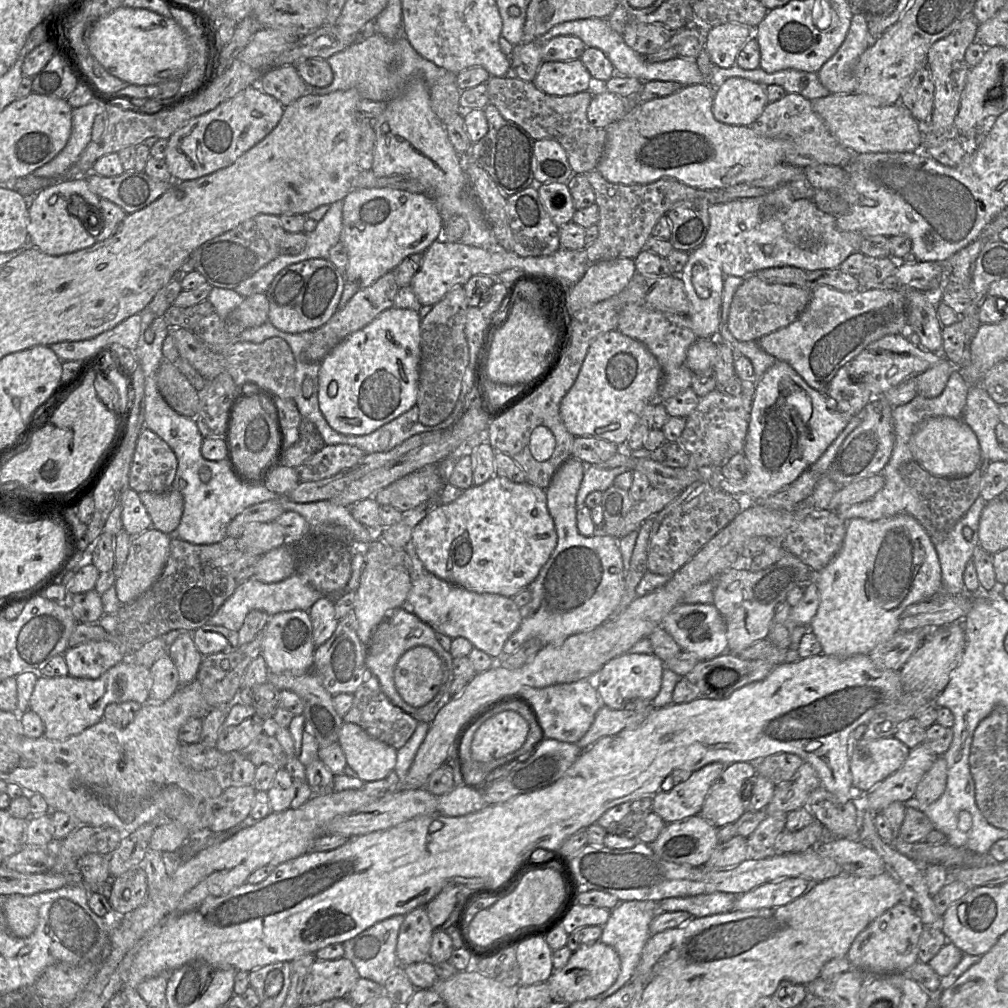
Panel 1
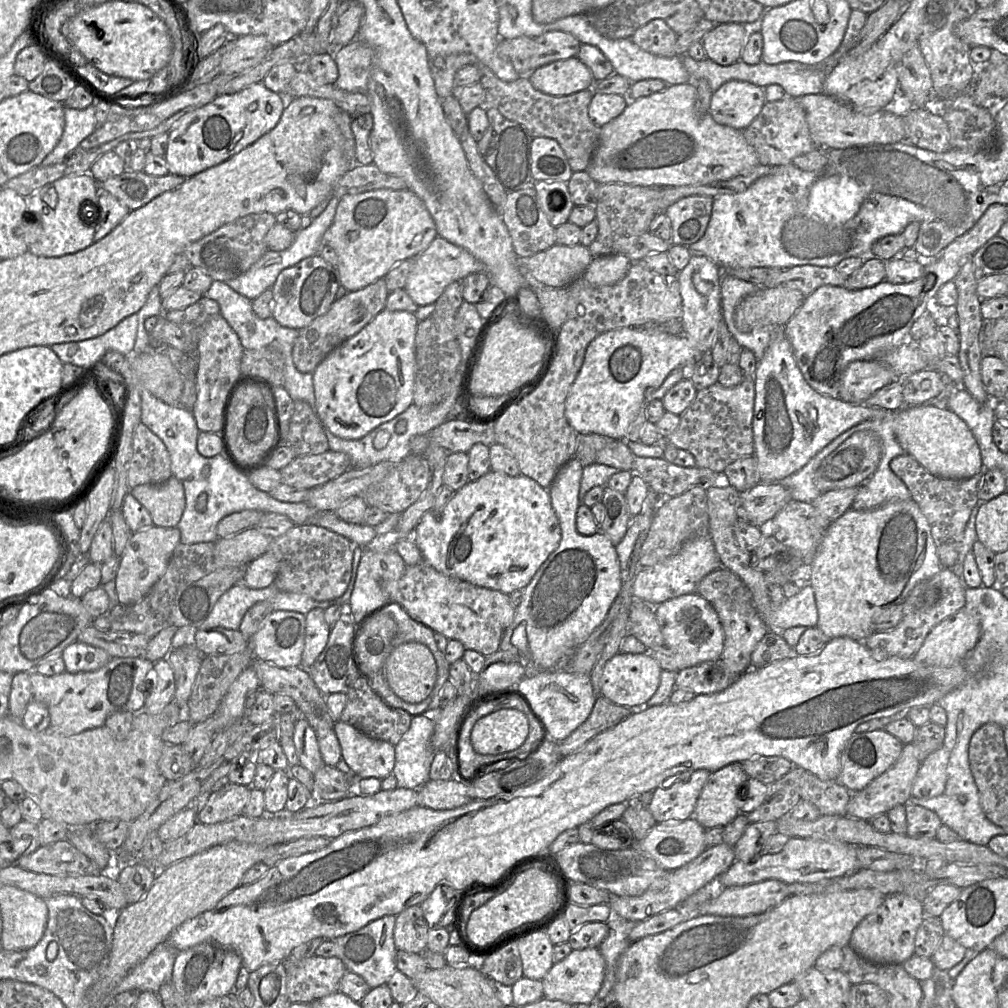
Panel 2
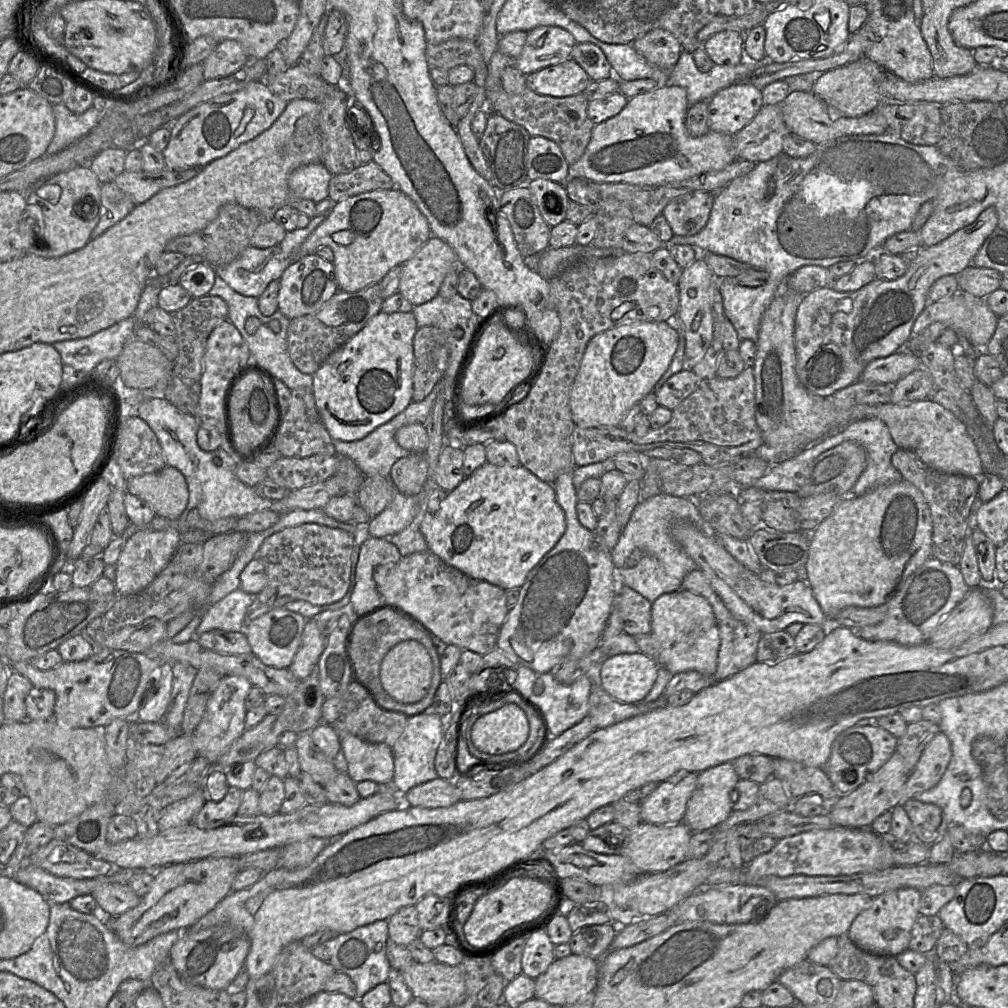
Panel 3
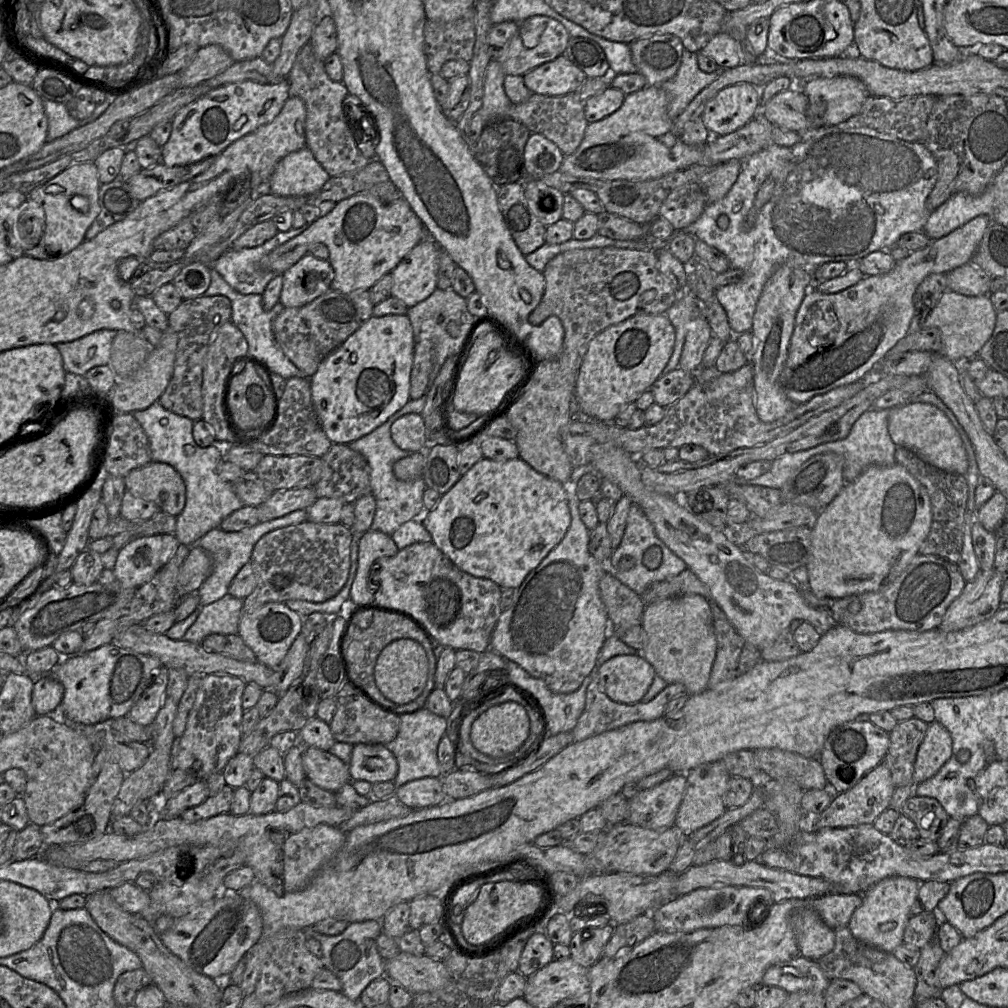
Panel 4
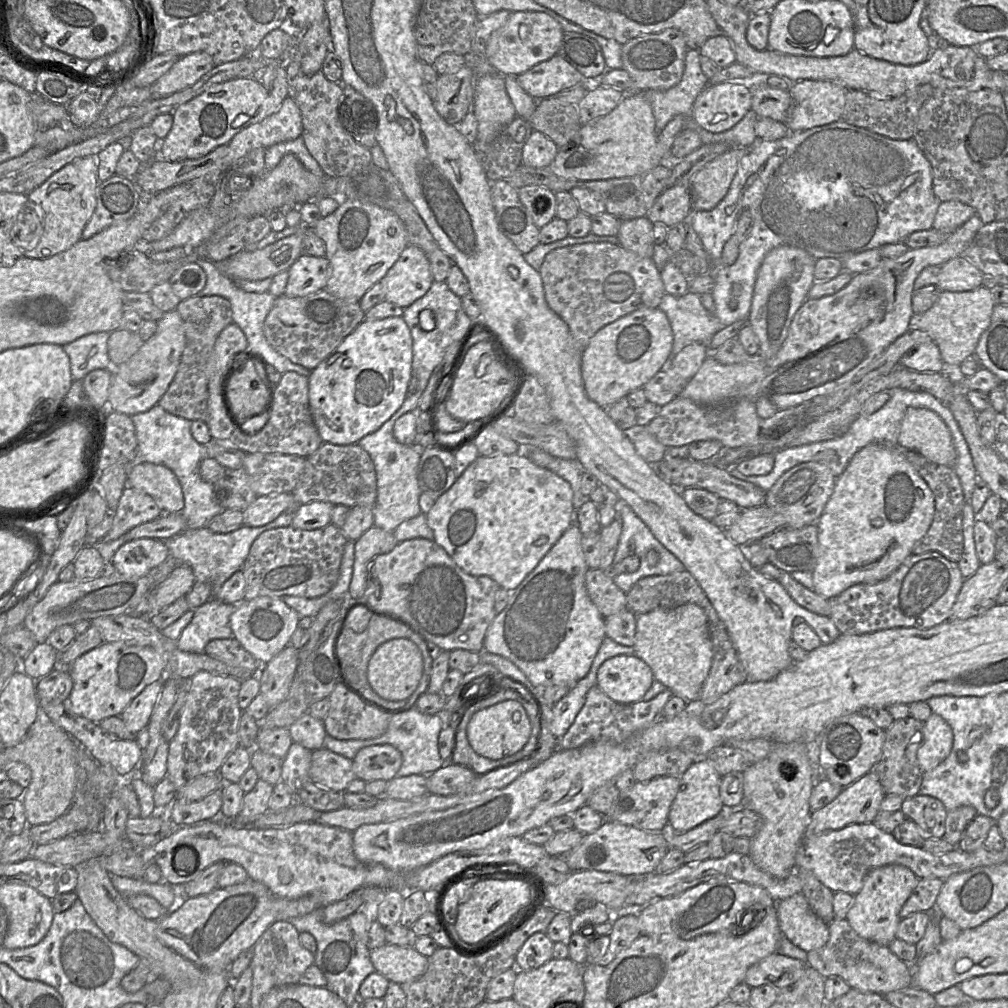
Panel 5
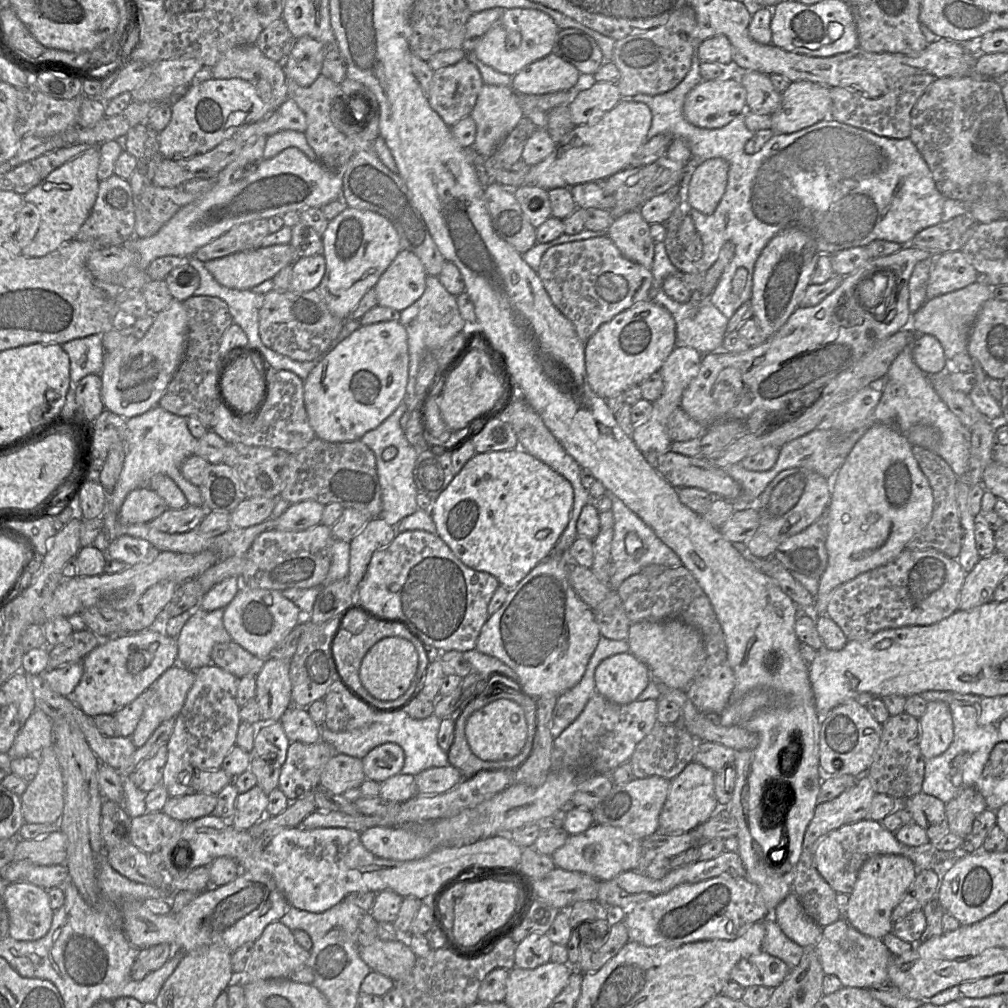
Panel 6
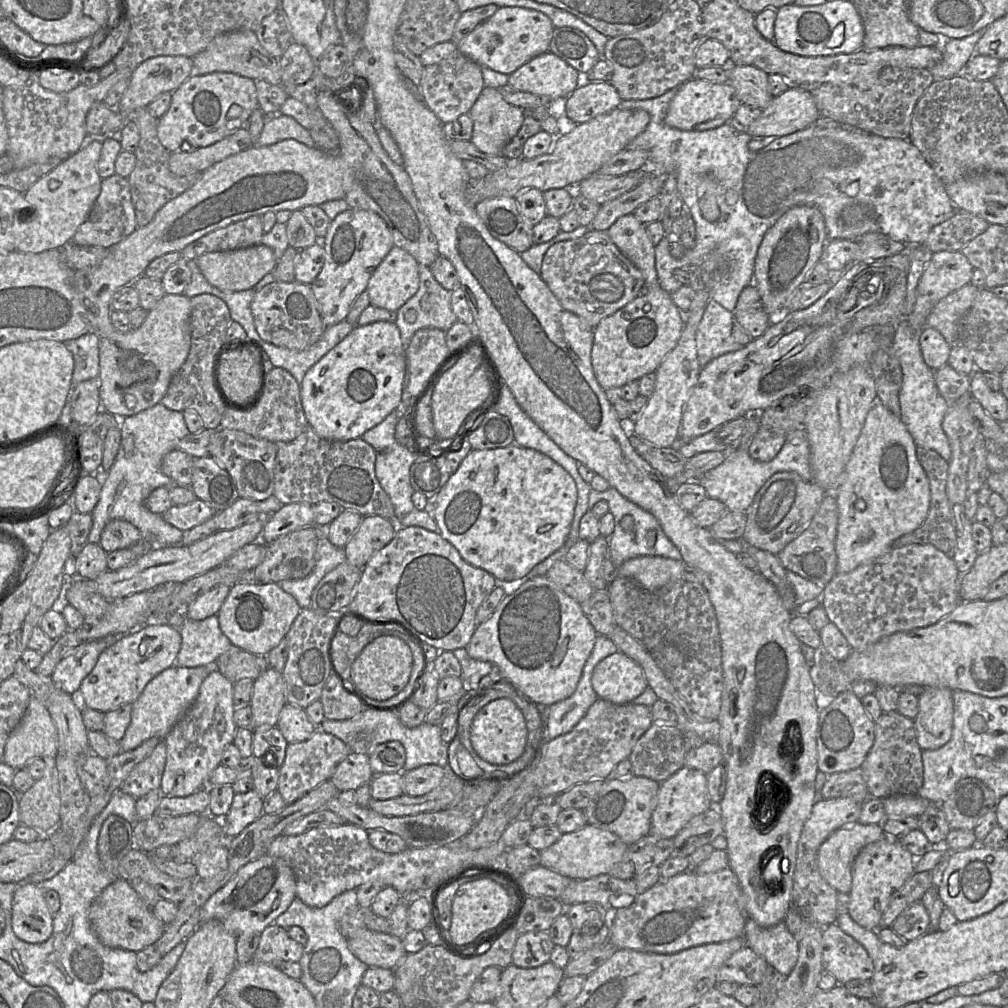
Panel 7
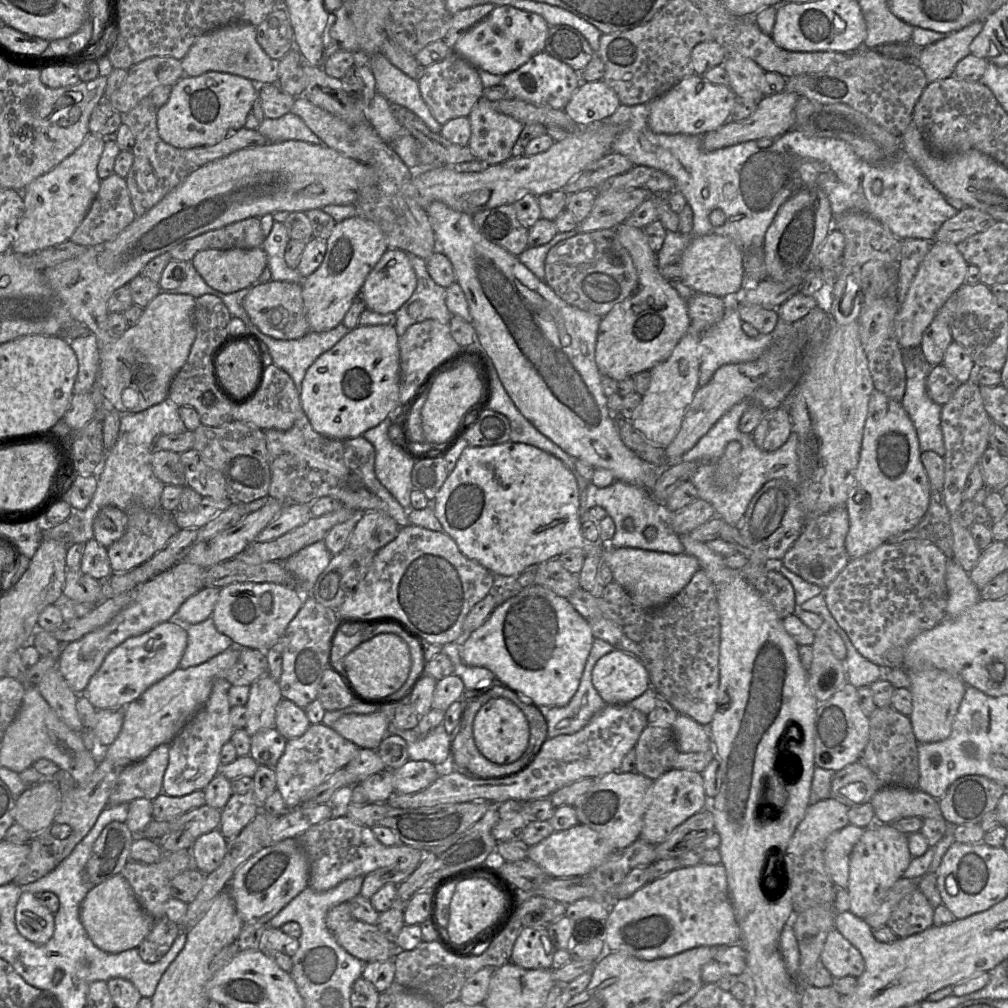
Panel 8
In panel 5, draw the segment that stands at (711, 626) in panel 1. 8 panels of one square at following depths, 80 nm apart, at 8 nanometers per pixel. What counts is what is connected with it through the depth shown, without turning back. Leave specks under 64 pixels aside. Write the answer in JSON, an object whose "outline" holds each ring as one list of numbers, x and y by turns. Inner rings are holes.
{"outline":[[689,603,638,615,633,648,635,655,651,668,654,679,674,695,686,702,699,699,713,659,707,616,701,607]]}

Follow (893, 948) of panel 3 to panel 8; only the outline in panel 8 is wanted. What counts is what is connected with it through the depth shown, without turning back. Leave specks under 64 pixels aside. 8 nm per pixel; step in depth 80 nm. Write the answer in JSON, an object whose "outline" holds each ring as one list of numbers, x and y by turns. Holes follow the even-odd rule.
{"outline":[[875,822,866,828,850,855,847,886,849,911,860,919,876,911,888,891,903,878,911,859,907,834,898,831,892,824]]}

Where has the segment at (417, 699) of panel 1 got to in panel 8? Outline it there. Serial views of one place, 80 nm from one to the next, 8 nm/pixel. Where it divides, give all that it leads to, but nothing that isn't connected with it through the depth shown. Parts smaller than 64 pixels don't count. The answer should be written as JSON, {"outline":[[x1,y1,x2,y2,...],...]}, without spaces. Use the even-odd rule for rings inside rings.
{"outline":[[393,633,378,634,361,643,343,660,346,677,362,695,388,696,398,691,406,682,411,669,410,650,406,642]]}

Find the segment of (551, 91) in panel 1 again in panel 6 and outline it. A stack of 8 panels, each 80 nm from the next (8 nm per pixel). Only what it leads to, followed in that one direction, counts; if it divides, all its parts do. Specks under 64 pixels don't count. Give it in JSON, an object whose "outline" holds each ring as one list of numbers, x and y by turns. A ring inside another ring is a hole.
{"outline":[[554,53,541,58,512,76,511,88,519,95,543,95,574,88,580,72]]}

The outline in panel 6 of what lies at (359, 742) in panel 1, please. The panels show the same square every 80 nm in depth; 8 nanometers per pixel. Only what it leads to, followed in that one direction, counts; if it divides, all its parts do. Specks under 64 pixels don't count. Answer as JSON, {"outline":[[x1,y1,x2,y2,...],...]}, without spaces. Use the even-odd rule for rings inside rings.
{"outline":[[387,742,376,746,362,758,366,779,379,783,401,772,405,755,395,743]]}

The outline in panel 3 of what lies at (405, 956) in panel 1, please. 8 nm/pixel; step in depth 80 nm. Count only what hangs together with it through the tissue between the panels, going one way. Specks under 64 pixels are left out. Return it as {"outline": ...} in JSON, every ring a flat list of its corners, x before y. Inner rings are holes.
{"outline":[[415,905,401,908,388,919,389,938,396,944,408,946,415,939,420,938,421,933]]}

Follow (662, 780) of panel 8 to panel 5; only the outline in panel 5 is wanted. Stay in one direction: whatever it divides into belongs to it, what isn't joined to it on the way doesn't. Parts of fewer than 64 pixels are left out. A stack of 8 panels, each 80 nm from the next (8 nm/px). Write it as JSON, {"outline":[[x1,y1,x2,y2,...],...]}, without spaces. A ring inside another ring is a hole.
{"outline":[[699,758,680,776,680,787,671,806,668,826,671,833,687,832,716,817,725,806,720,796,722,776,706,758]]}

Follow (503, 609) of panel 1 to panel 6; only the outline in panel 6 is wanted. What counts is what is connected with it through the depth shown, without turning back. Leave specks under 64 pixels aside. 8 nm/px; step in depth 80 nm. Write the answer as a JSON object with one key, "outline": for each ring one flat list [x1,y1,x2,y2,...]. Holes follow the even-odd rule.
{"outline":[[408,530,397,532,389,545,373,553,357,588,354,603,375,615,403,619,425,647,434,647,441,652,465,652,476,649,480,631,489,618,488,604,499,585,498,579,492,574,466,566,437,534]]}

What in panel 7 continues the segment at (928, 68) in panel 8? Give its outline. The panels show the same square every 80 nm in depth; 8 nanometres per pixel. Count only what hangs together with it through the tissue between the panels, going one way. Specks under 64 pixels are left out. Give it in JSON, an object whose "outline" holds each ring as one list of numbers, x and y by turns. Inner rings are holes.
{"outline":[[981,29,960,39,943,40,942,58,935,66,929,69,934,81,952,78,961,74,970,58,977,54,975,45,983,34,984,29]]}

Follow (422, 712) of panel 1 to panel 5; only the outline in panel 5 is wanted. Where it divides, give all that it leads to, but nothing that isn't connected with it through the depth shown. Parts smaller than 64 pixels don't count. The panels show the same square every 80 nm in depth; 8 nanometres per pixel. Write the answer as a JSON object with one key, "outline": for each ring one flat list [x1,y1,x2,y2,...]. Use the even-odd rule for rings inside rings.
{"outline":[[373,614,369,620,368,626,362,633,356,633,348,626,343,625,336,640,336,655,340,662,341,676,354,684,355,682,353,679,362,682,366,689,368,689,371,688,367,678,368,663,371,656,381,644,394,638,406,638,414,642,419,647,423,658,423,673,421,680,413,694,408,699,406,699,405,706,402,707,405,710,408,710,414,707,420,695,427,692,430,683,433,662,433,657,429,655,423,638,419,633,414,631,411,626]]}

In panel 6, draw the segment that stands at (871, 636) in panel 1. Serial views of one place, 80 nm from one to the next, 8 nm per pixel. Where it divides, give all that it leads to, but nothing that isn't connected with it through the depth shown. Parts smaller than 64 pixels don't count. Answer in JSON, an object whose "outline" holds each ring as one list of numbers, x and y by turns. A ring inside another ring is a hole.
{"outline":[[876,423,857,441,845,462,831,480,831,497,827,506,827,567,819,578,818,593,812,610,805,610,812,619,826,615,828,602,838,586,858,575,886,565,906,549,907,543,930,522,933,494,929,482,912,454,912,445,897,428]]}

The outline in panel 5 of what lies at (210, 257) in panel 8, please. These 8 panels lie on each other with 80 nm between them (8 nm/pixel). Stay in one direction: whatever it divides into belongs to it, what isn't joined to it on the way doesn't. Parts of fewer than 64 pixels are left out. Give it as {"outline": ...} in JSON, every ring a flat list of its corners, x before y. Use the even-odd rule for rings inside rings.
{"outline":[[302,225,300,230,263,249,244,249,219,265,232,280,257,281,272,278,286,271,301,256]]}

